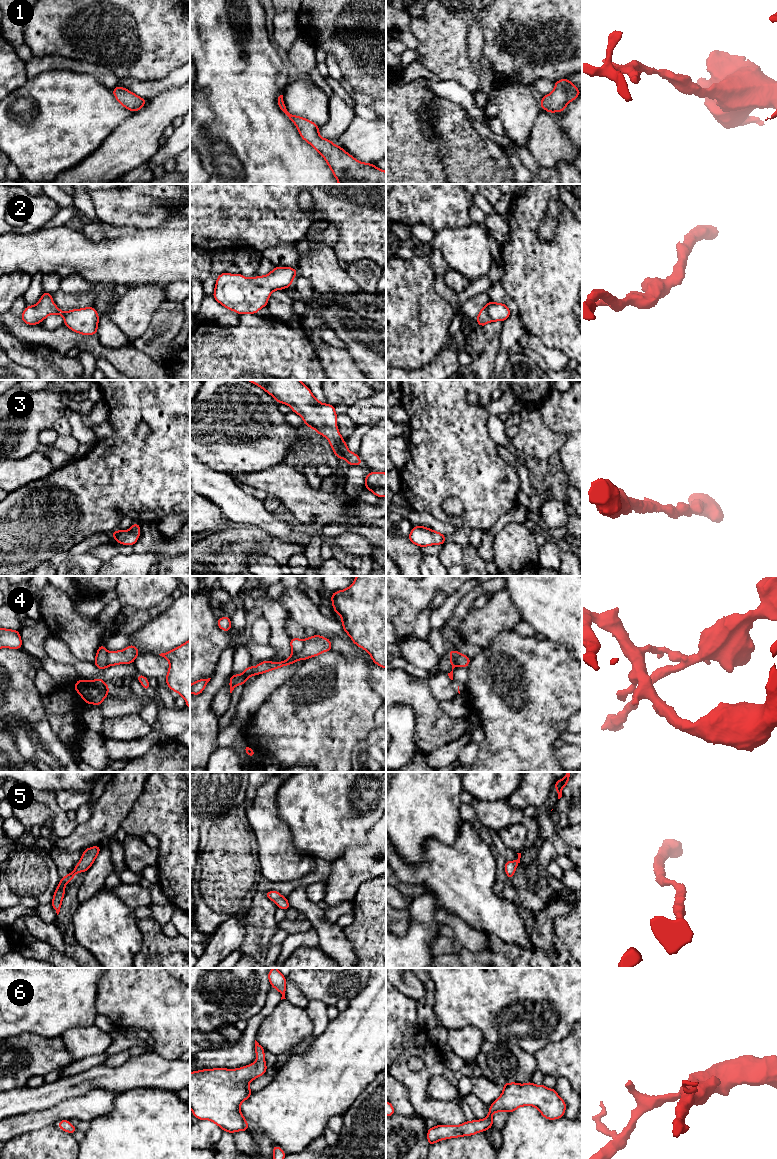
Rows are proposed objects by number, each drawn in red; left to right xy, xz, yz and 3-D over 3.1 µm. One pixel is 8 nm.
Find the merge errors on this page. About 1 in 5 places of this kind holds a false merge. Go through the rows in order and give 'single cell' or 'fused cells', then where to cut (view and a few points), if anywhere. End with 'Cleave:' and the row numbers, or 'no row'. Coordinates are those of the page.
1: single cell; no cut
2: single cell; no cut
3: single cell; no cut
4: fused cells; cut in xz along (304, 640), (304, 646), (299, 651), (292, 652)
5: single cell; no cut
6: single cell; no cut
Cleave: 4

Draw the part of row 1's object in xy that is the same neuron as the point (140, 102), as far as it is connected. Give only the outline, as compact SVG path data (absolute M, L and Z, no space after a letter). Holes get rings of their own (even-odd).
M117 86L113 90L113 95L117 99L117 101L125 108L132 112L136 112L140 110L145 103L146 99L143 99L133 92L127 90L124 87Z

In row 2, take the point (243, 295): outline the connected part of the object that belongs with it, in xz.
M277 266L267 275L252 278L224 272L217 277L213 298L240 315L256 314L267 306L273 291L292 286L297 274L292 267Z

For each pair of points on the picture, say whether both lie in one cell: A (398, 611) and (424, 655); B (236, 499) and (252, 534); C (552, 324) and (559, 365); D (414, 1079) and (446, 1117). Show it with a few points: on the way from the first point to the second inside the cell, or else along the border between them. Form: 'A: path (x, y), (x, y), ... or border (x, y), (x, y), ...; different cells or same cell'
A: border (413, 635), (399, 641); different cells
B: border (252, 525), (261, 527), (274, 535); different cells
C: border (537, 336), (547, 346), (561, 350), (569, 358); different cells
D: path (417, 1090), (418, 1097), (430, 1109), (435, 1109); same cell

